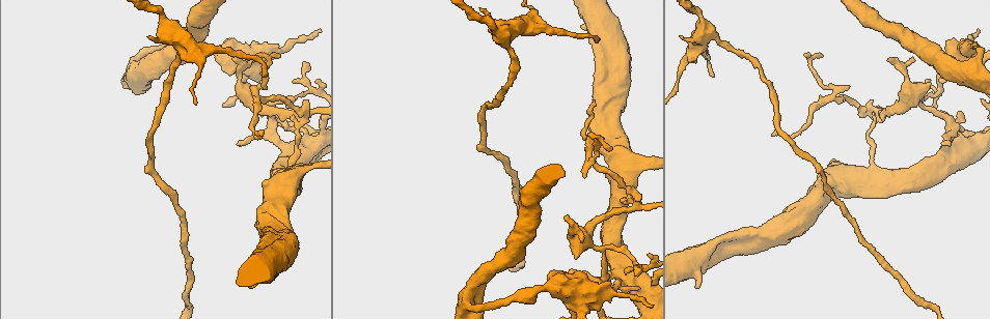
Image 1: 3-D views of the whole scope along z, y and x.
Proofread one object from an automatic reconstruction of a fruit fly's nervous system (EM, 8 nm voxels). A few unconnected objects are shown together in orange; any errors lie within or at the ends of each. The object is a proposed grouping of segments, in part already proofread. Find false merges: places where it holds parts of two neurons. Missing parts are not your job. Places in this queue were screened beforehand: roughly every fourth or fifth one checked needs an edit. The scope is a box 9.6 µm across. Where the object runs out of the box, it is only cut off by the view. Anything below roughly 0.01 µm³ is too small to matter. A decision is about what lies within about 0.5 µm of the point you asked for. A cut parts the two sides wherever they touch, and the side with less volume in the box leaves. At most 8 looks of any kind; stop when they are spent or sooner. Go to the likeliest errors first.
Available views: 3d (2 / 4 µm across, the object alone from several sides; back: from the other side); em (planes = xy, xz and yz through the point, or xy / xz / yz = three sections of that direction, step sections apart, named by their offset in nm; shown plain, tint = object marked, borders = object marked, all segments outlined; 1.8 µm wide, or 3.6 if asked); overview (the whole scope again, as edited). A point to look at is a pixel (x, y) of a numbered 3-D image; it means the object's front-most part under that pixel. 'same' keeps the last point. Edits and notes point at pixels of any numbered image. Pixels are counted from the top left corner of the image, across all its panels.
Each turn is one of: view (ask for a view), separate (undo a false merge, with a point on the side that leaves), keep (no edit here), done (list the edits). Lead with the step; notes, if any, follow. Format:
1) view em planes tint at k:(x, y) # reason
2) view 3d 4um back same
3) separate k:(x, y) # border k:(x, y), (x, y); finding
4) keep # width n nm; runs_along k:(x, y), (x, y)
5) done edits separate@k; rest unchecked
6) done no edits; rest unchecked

view em xy step 8 tint at 1:(951, 121) # three arms meet

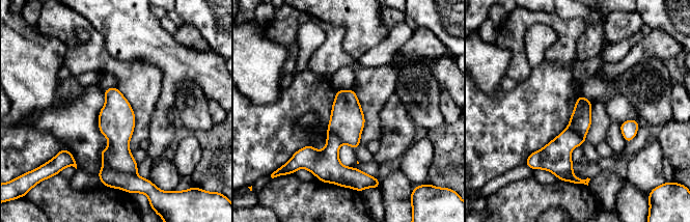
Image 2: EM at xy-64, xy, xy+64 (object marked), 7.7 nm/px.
separate 2:(118, 156) # border 2:(104, 149), (111, 167), (136, 174); two neurons meet here

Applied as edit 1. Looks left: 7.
view overview

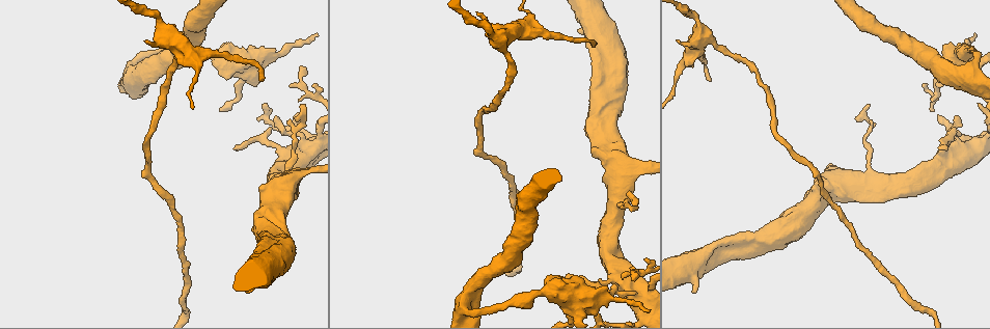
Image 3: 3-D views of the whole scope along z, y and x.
view em 3.6um planes tint at 3:(260, 56) # calibre changes

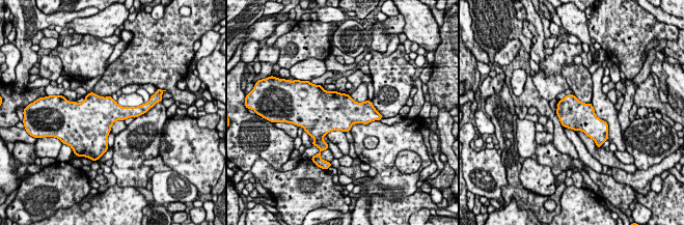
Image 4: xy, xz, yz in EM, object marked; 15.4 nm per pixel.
keep # width 460 nm; one neuron here

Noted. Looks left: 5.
view 3d 2um at 3:(676, 76) # sudden change in width

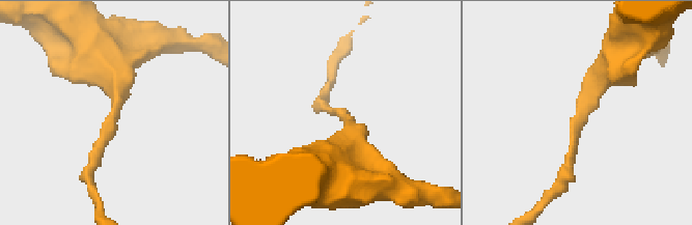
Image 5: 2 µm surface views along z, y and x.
view em planes tint at 5:(587, 116) # shape alone is not enough

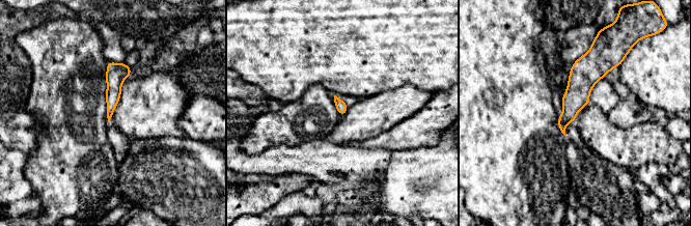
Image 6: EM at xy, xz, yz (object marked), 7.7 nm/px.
keep # runs_along 6:(590, 53), (590, 67), (562, 128); all the same neuron

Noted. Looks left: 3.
done edits separate@2; rest unchecked

